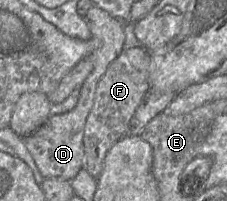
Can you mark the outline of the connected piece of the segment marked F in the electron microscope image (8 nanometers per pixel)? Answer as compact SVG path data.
M144 47L123 49L98 82L94 104L87 117L83 135L84 168L95 179L102 173L108 151L128 134L130 120L150 89L150 64L151 55Z

